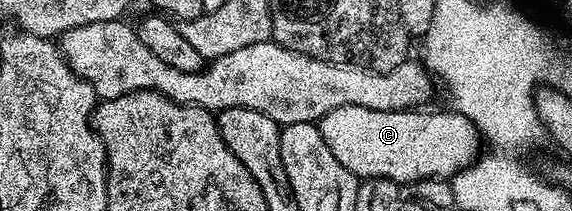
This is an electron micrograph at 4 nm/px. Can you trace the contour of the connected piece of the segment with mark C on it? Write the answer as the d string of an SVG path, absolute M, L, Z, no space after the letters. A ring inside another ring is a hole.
M349 104L347 107L337 107L334 111L329 111L321 117L317 126L335 159L338 159L347 171L355 174L358 180L387 178L397 184L406 185L411 182L451 179L477 160L483 147L483 138L473 121L461 113L452 109L435 113L425 112L429 111L373 111L371 108Z

